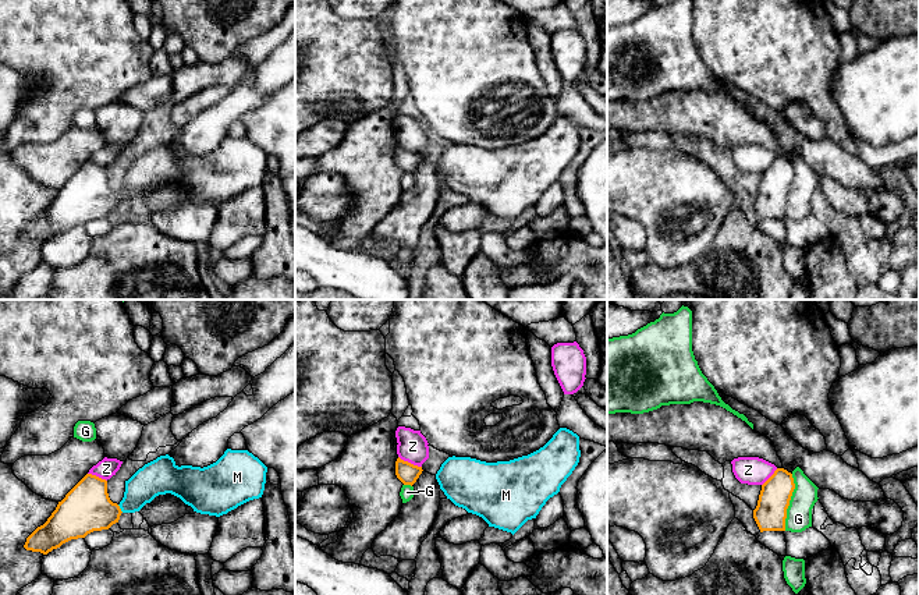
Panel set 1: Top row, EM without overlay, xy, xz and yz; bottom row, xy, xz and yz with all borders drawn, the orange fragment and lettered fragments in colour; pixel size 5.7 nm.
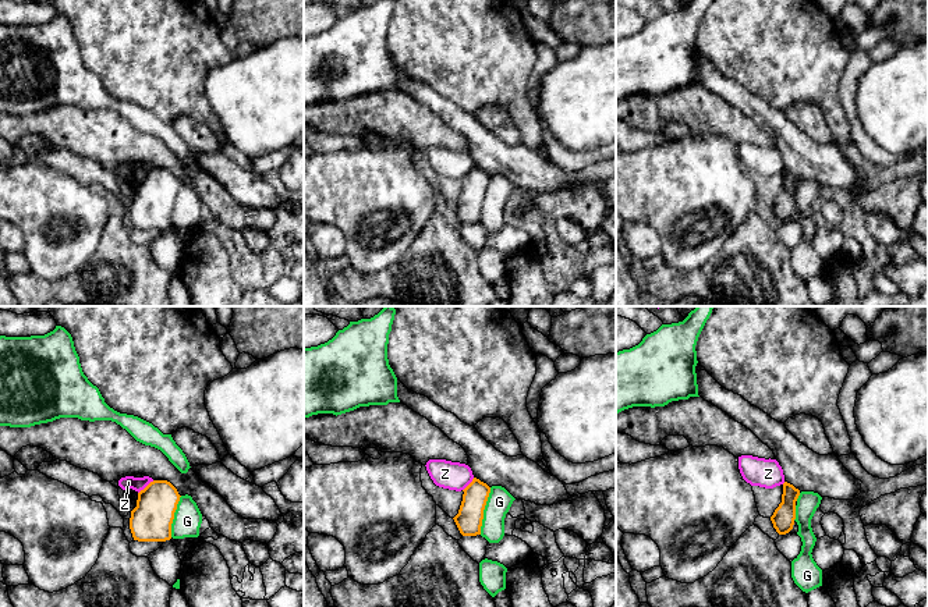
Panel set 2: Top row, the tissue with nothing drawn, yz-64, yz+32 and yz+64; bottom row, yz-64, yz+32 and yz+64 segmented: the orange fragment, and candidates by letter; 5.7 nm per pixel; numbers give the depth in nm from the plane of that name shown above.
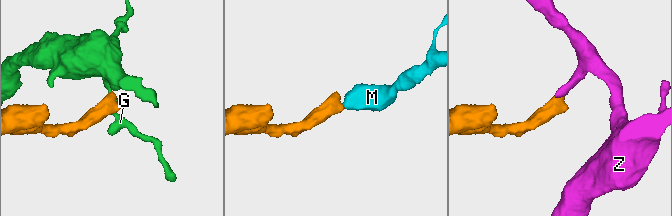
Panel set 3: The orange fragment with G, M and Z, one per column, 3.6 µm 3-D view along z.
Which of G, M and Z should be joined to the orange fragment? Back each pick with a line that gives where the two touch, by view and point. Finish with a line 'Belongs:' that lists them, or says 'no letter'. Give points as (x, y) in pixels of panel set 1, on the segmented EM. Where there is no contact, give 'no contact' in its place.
M: xy (120, 509)
Belongs: M

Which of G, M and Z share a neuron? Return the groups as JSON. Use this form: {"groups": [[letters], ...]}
{"groups": [["G"], ["M"], ["Z"]]}

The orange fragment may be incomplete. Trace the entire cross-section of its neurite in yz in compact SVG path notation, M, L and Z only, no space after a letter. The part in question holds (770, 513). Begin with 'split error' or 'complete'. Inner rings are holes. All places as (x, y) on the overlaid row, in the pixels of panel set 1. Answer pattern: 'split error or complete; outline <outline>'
complete; outline M777 468L762 485L753 518L763 531L785 531L787 509L795 489L792 474Z

